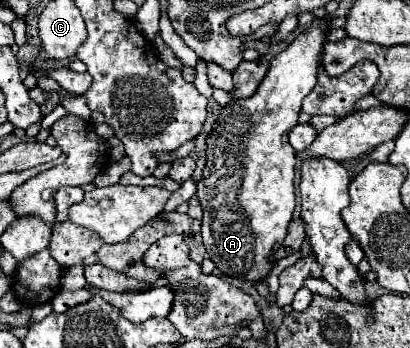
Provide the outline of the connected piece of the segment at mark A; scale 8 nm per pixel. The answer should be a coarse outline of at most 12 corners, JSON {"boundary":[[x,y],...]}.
{"boundary":[[326,25],[220,109],[198,181],[202,241],[248,281],[294,211],[288,133]]}

